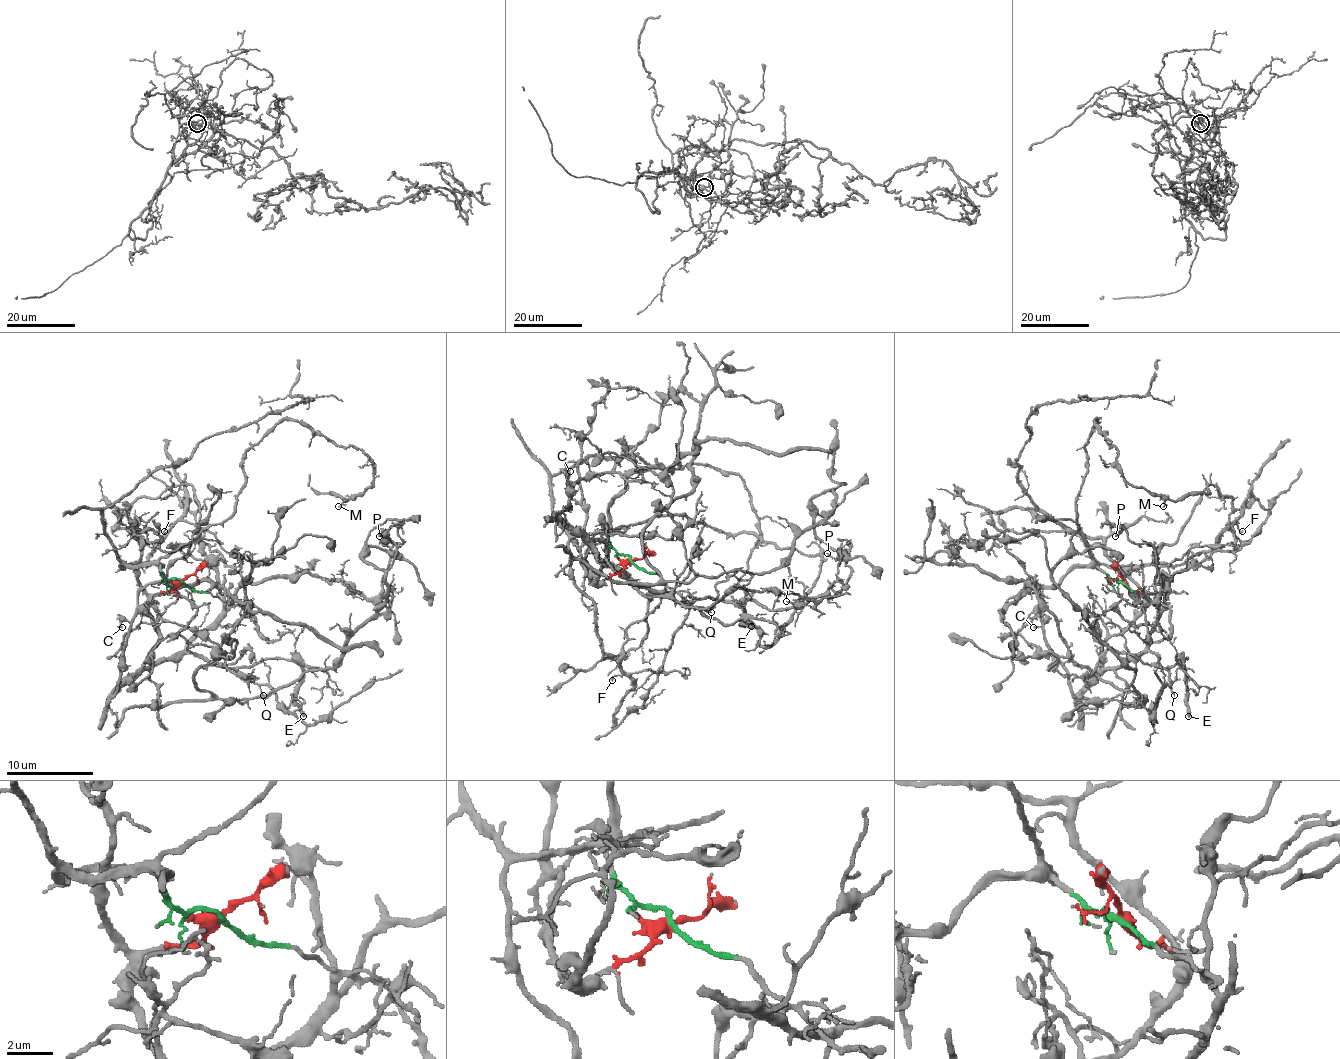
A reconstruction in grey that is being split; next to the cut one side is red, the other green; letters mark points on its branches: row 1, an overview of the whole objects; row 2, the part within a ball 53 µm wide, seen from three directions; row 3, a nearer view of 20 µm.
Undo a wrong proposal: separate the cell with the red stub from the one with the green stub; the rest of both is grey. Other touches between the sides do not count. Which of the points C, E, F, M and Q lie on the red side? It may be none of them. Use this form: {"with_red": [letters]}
{"with_red": ["C", "E", "Q"]}

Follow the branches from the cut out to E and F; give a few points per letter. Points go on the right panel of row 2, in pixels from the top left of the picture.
E: (1121, 582), (1145, 606), (1108, 639), (1104, 665), (1117, 667), (1152, 652), (1162, 667), (1186, 658), (1189, 717)
F: (1121, 582), (1112, 580), (1095, 565), (1184, 565), (1210, 549), (1232, 525), (1243, 532)

